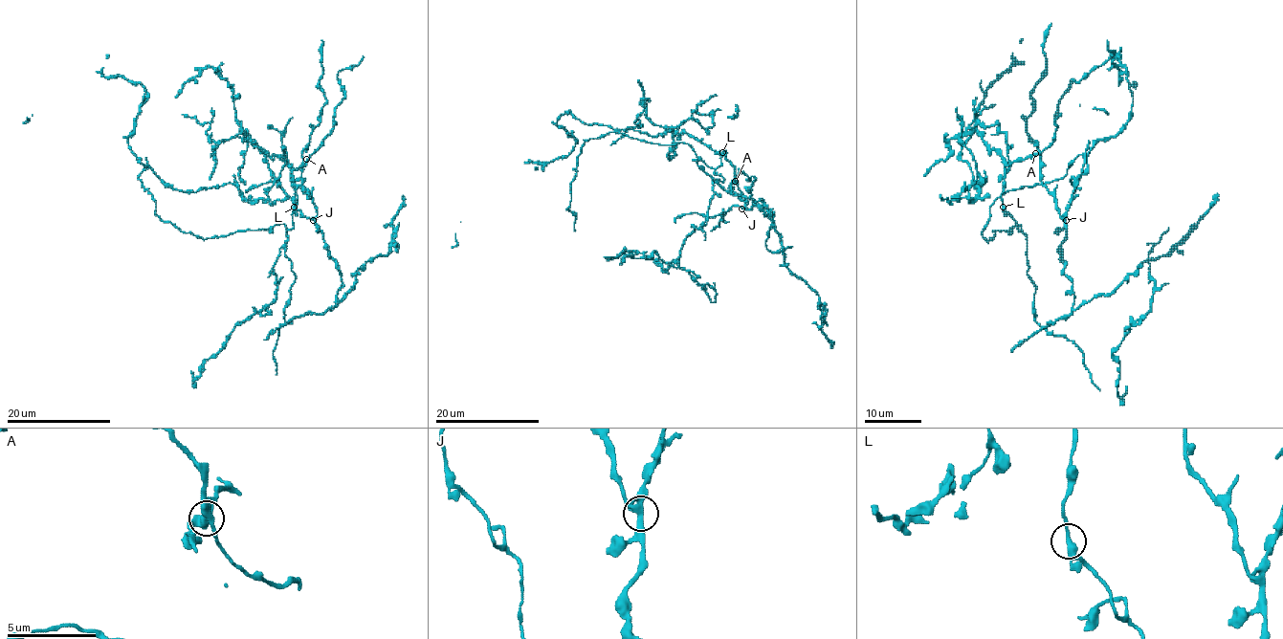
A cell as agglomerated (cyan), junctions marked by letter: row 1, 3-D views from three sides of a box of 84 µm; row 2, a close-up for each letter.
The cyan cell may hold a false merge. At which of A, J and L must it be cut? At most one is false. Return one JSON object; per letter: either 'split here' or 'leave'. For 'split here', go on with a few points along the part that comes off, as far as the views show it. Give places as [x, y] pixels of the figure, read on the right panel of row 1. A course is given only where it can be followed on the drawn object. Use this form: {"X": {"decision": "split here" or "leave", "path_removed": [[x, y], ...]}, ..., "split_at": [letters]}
{"A": {"decision": "leave"}, "J": {"decision": "leave"}, "L": {"decision": "split here", "path_removed": [[1003, 206], [1020, 231], [992, 231], [988, 242], [981, 233], [995, 200], [1061, 179], [1090, 151]]}, "split_at": ["L"]}

